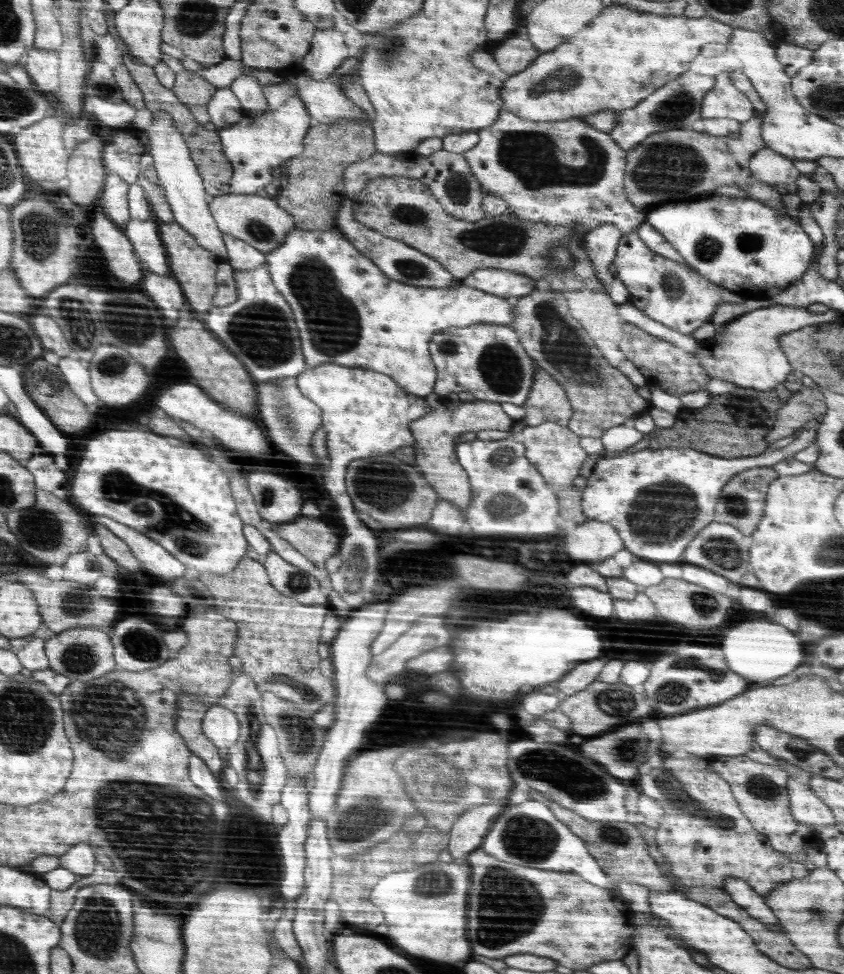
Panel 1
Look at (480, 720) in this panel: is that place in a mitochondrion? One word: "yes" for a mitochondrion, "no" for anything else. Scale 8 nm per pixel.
no

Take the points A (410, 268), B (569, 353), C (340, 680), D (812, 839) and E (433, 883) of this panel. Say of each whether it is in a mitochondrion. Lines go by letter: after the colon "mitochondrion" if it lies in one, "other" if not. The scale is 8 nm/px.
A: mitochondrion
B: mitochondrion
C: other
D: other
E: mitochondrion

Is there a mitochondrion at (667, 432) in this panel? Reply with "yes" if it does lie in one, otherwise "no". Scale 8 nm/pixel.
no

